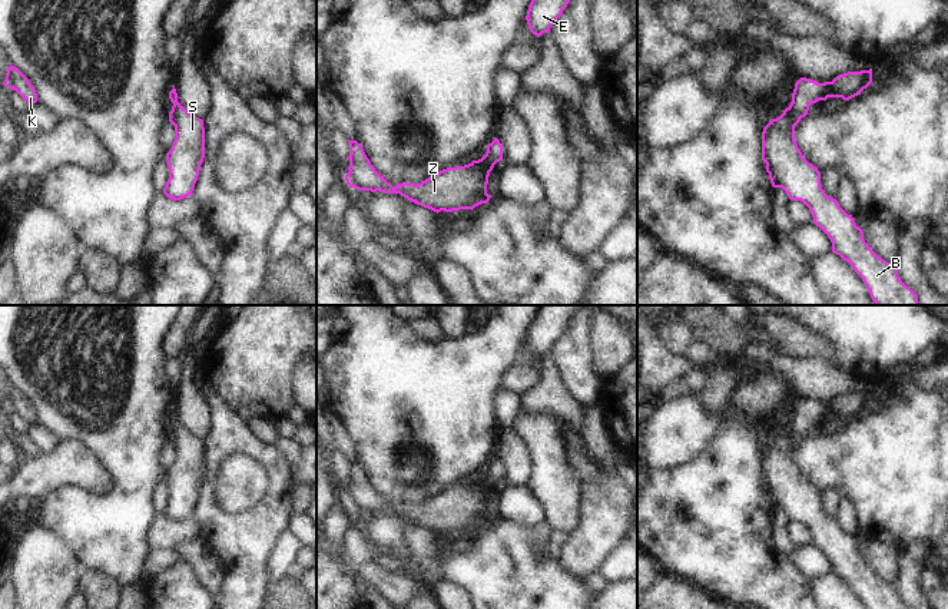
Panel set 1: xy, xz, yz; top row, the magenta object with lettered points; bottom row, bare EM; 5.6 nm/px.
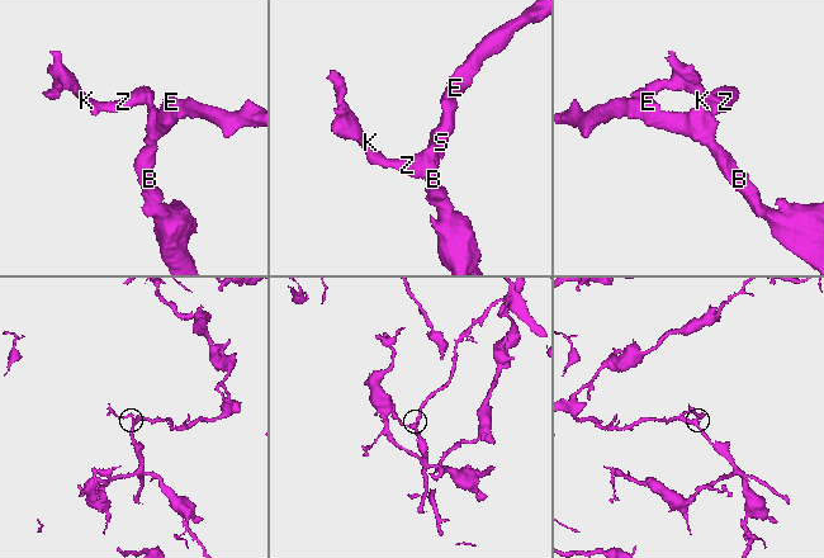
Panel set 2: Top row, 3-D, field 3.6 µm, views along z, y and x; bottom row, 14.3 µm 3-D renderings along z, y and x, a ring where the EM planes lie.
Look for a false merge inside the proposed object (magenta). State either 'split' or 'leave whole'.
leave whole

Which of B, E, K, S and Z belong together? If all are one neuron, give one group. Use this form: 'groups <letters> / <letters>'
groups B E K S Z

